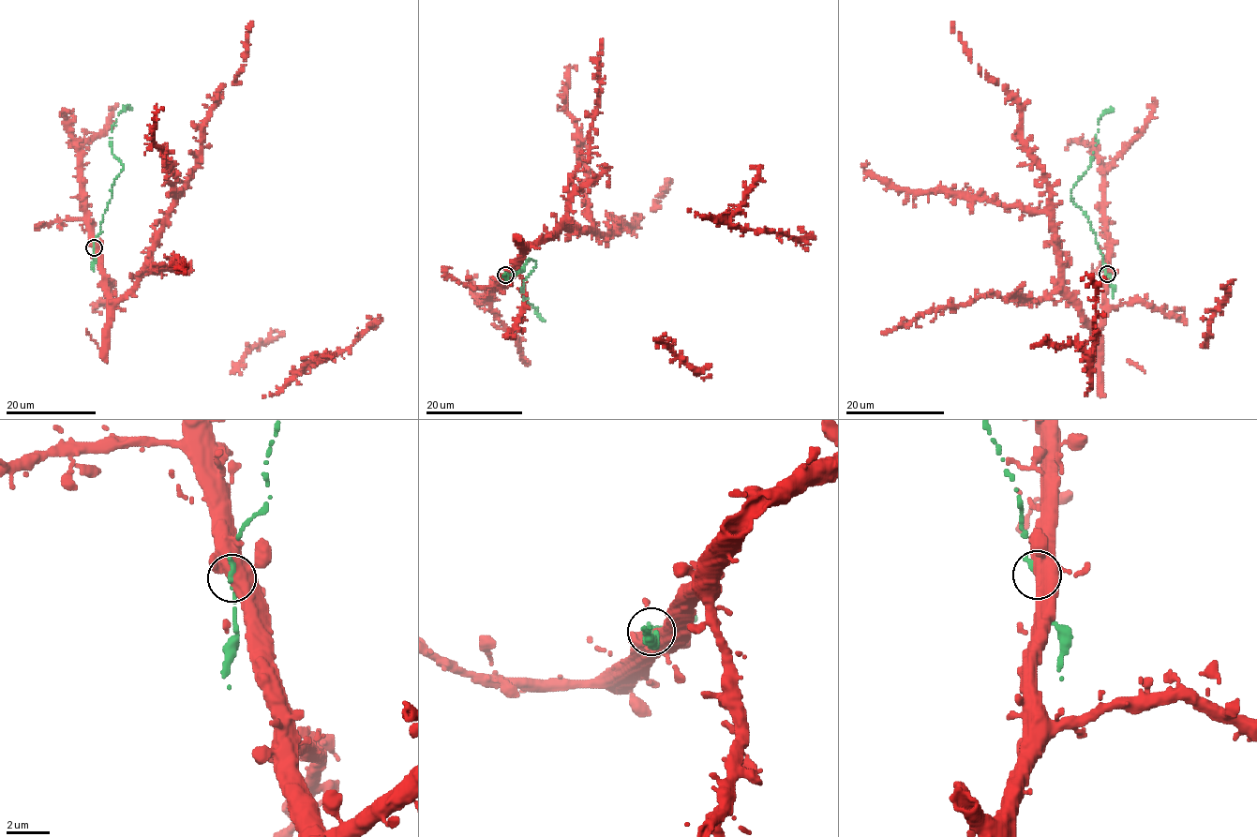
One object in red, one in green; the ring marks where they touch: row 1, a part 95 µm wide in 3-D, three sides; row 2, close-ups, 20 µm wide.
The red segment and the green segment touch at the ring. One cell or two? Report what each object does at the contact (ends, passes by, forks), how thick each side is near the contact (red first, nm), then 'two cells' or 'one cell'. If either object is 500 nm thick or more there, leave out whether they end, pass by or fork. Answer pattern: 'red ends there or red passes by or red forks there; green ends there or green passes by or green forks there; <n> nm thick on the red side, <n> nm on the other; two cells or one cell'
550 nm thick on the red side, 280 nm on the other; one cell

